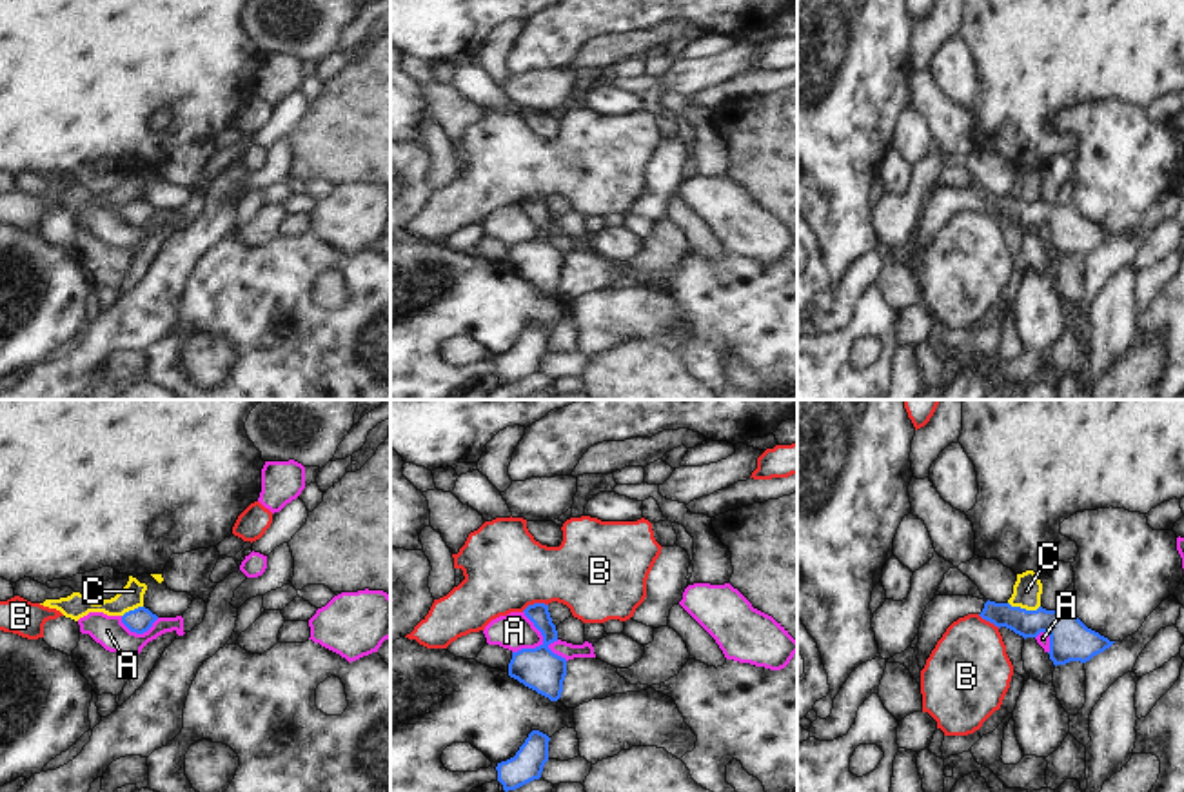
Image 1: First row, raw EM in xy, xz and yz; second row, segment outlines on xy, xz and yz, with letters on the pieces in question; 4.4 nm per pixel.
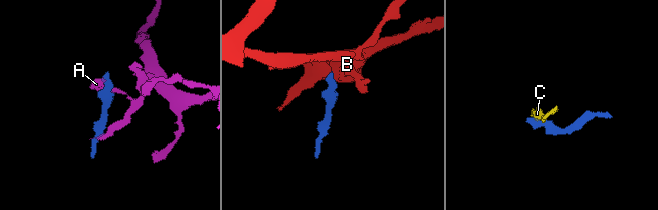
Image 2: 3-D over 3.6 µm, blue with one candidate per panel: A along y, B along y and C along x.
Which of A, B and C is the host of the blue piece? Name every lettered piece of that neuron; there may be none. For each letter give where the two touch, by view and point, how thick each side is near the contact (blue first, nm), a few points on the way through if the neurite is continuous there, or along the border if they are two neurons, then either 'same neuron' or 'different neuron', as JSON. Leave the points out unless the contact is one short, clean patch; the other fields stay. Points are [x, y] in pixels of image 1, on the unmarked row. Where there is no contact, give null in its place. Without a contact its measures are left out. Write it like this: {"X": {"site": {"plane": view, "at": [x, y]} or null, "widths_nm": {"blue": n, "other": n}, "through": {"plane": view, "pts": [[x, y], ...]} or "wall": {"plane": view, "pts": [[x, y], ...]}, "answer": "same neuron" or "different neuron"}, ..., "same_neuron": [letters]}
{"A": {"site": {"plane": "xz", "at": [543, 235]}, "widths_nm": {"blue": 190, "other": 160}, "wall": {"plane": "xz", "pts": [[523, 204], [540, 226], [542, 235], [513, 246]]}, "answer": "different neuron"}, "B": {"site": {"plane": "xz", "at": [534, 197]}, "widths_nm": {"blue": 120, "other": 380}, "wall": {"plane": "xz", "pts": [[547, 197], [529, 197], [522, 204]]}, "answer": "different neuron"}, "C": {"site": {"plane": "yz", "at": [1025, 202]}, "widths_nm": {"blue": 190, "other": 130}, "wall": {"plane": "yz", "pts": [[1008, 195], [1026, 202], [1039, 200]]}, "answer": "different neuron"}, "same_neuron": []}

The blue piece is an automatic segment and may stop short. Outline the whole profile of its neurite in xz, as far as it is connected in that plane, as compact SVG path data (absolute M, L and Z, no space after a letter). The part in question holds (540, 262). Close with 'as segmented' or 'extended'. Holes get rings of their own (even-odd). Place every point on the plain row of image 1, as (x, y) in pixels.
M534 196L523 205L541 225L543 236L536 242L512 245L508 269L550 294L557 294L567 269L567 252L548 242L550 236L557 234L557 223L552 216L548 198Z | as segmented

